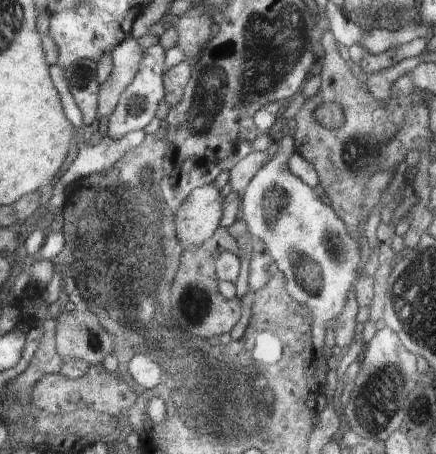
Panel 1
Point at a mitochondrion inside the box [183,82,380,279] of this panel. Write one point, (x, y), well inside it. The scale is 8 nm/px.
(276, 199)

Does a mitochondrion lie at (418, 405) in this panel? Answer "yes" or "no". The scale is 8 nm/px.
yes

